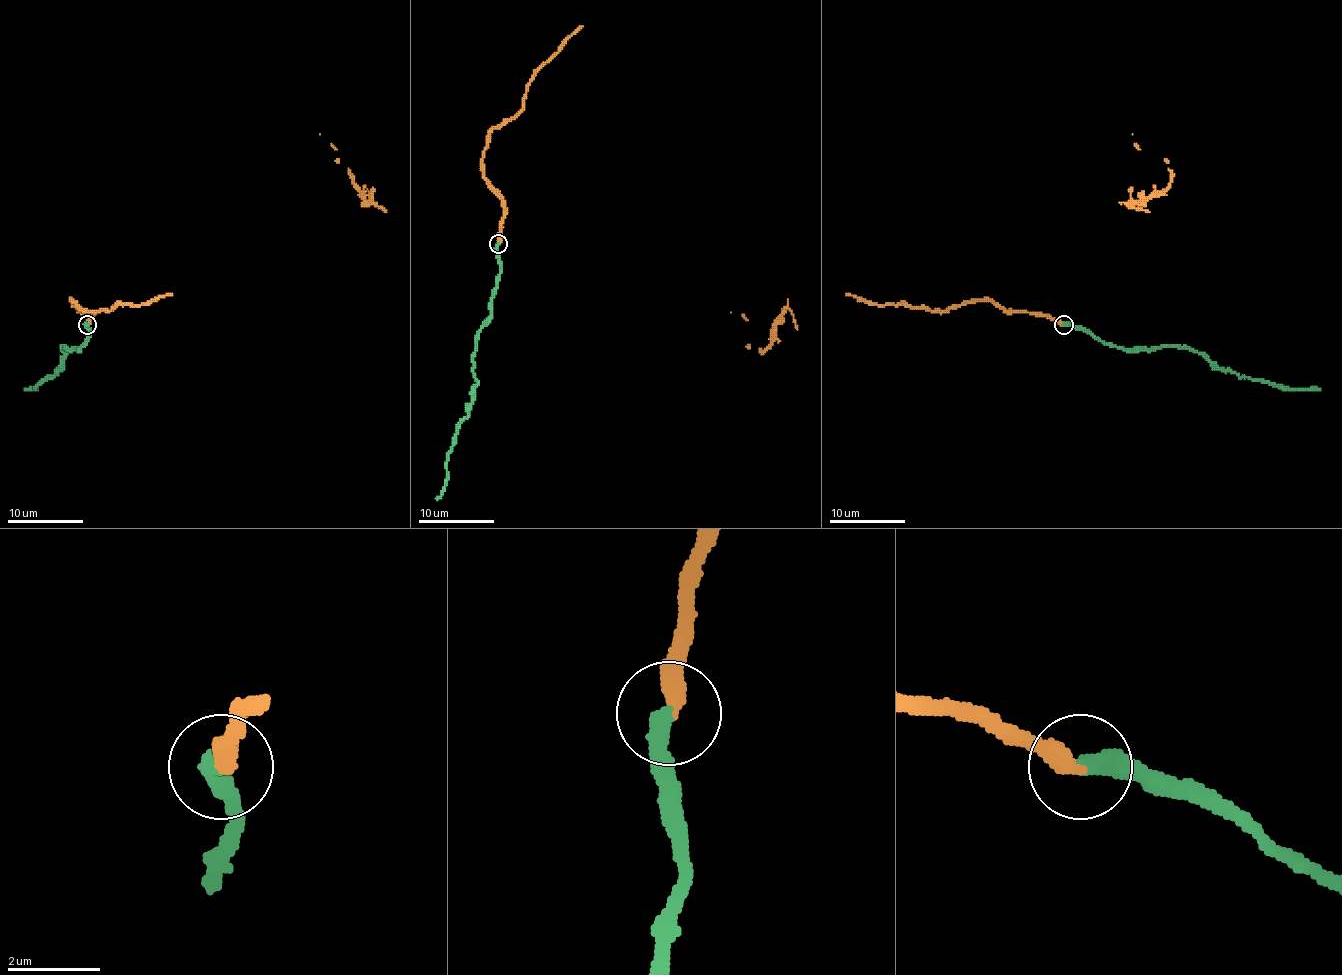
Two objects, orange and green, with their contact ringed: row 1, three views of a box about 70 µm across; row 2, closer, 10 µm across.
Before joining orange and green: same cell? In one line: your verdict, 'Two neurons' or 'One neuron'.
Two neurons

